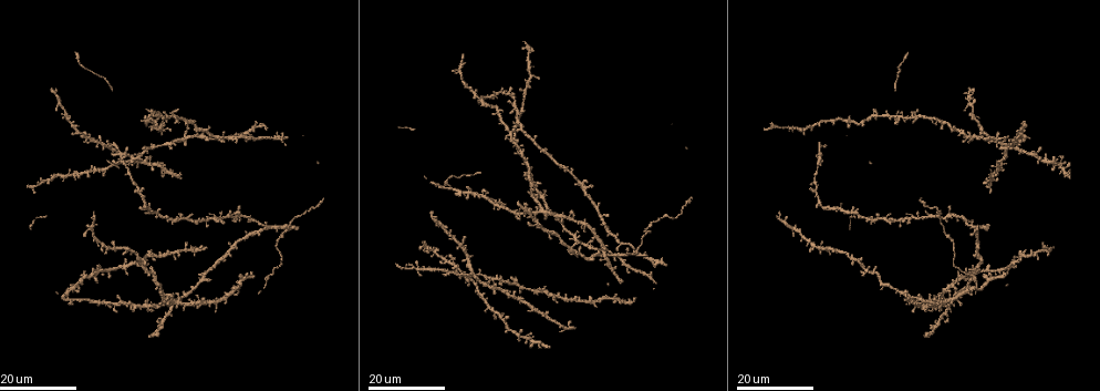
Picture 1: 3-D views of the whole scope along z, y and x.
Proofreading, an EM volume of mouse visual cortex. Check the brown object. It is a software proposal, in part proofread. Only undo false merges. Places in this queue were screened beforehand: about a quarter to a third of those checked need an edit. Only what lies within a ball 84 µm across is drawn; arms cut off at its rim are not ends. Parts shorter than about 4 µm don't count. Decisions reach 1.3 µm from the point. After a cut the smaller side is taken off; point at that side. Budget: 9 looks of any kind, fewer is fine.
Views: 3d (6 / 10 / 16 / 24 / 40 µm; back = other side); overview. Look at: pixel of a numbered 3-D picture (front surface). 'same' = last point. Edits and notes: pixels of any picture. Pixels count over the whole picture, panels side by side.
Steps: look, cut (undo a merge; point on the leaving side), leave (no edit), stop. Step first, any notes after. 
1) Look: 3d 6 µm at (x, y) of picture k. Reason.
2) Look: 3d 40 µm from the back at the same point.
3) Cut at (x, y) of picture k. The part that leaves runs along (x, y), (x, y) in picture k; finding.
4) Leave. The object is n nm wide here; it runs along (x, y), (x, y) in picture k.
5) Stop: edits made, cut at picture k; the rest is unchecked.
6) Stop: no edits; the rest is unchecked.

Look: 3d 16 µm at (482, 275) of picture 1. Four or more arms meet.

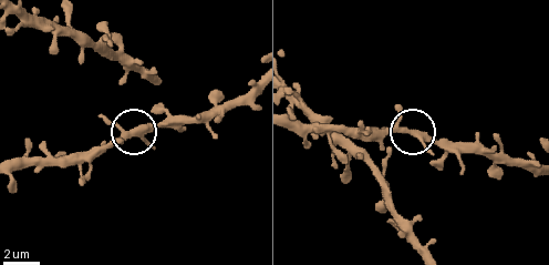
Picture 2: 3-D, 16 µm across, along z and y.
Look: 3d 10 µm at (124, 133) of picture 2.

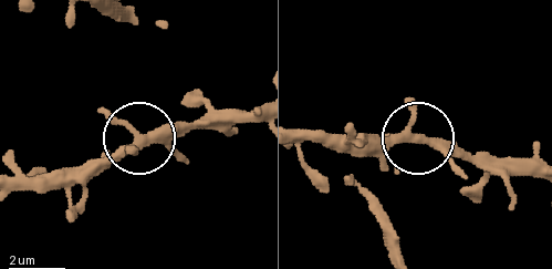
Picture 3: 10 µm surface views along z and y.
Leave. 4 arms meet here; continuous, no second cell.

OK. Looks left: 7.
Look: 3d 24 µm at (154, 113) of picture 1. Thin arm on a thick one.

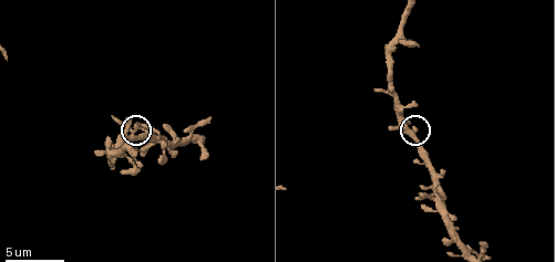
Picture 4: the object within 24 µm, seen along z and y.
Look: 3d 6 µm at (413, 134) of picture 4. Zoom in.

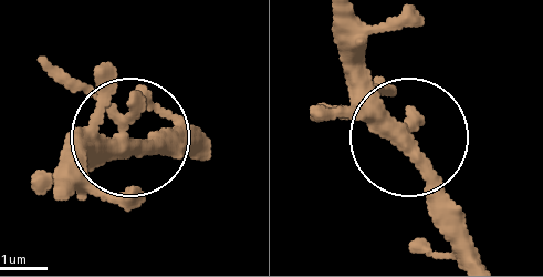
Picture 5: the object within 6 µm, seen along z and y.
Leave. Continuous, no second cell.

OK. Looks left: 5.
Look: 3d 24 µm at (123, 152) of picture 1. Looks like a crossing.

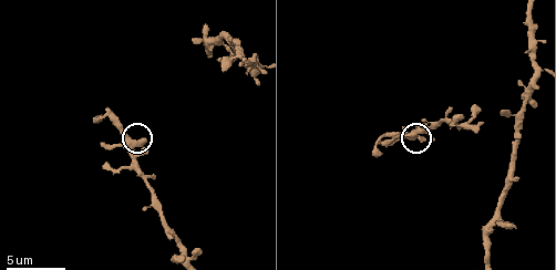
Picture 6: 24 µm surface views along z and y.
Look: 3d 10 µm at (132, 140) of picture 6.

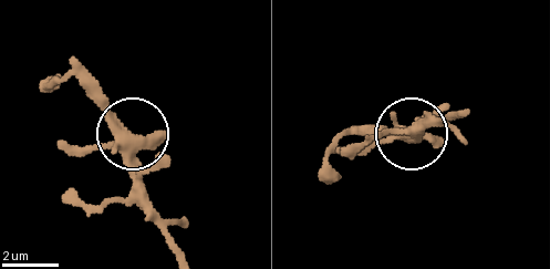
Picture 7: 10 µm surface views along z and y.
Leave. The object is 390 nm wide here; it runs along (183, 250), (147, 193), (133, 136), (73, 74) in picture 7; all the same cell.

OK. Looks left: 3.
Look: 3d 10 µm at (239, 54) of picture 6. A fork.

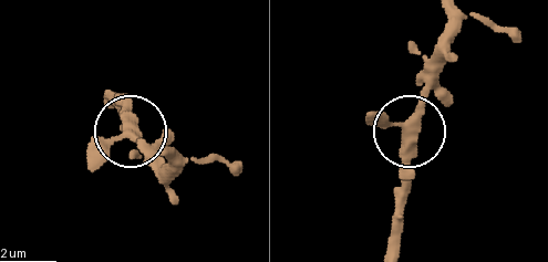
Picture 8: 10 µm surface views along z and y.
Leave. The object is 290 nm wide here; one cell here.

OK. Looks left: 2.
Stop: no edits; the rest is unchecked.

